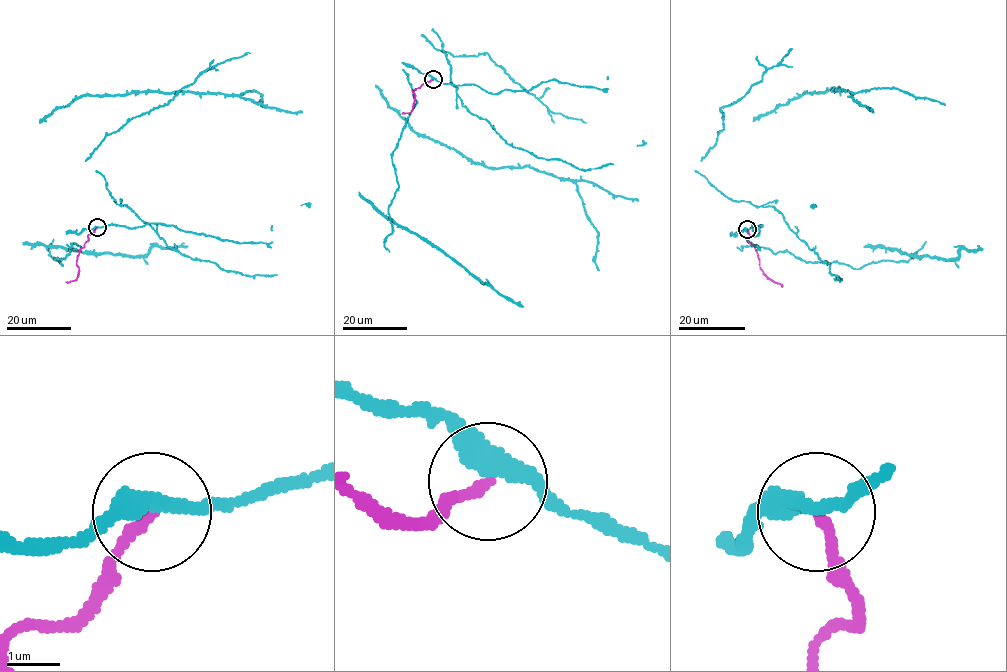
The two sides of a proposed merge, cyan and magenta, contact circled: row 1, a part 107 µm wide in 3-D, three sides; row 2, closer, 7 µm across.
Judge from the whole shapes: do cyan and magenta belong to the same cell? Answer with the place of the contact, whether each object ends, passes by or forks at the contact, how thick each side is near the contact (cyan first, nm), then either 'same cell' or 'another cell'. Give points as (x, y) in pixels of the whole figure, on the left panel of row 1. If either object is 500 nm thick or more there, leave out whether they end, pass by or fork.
at (97, 227); cyan passes by; magenta ends there; 360 nm thick on the cyan side, 200 nm on the other; another cell

